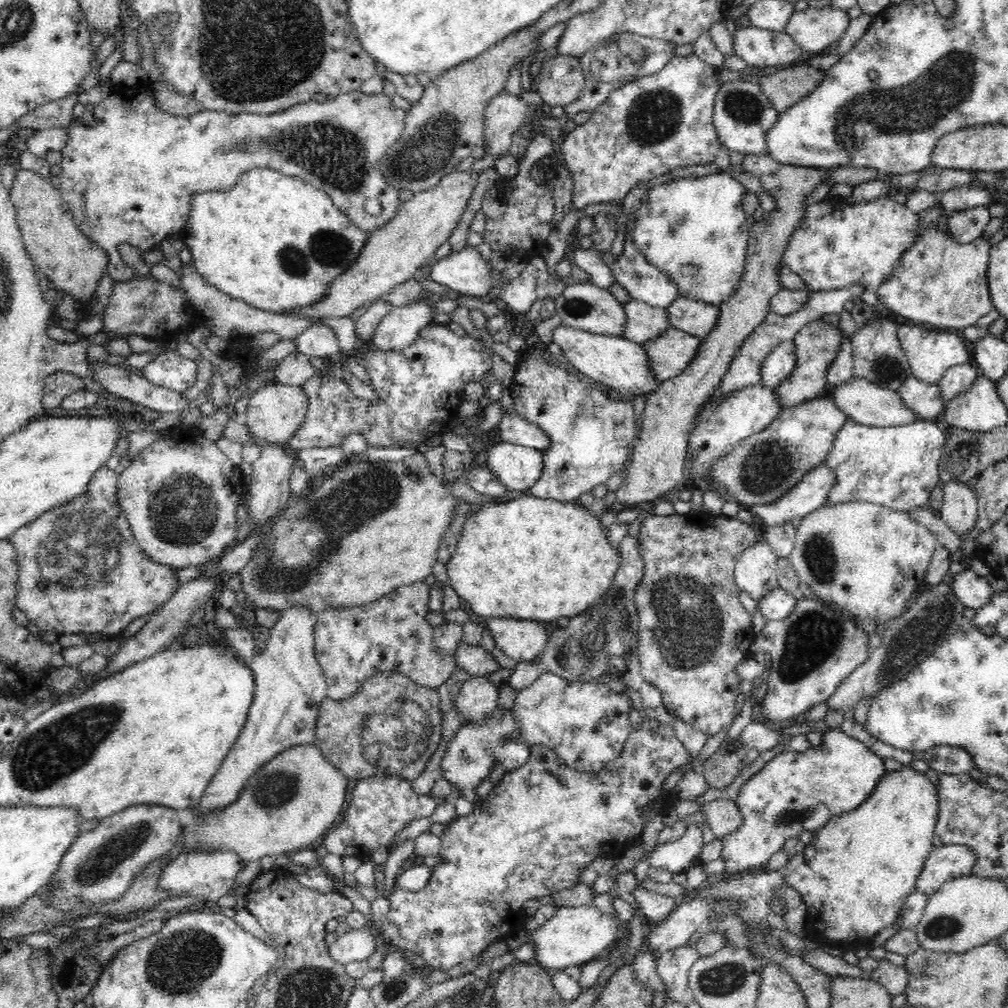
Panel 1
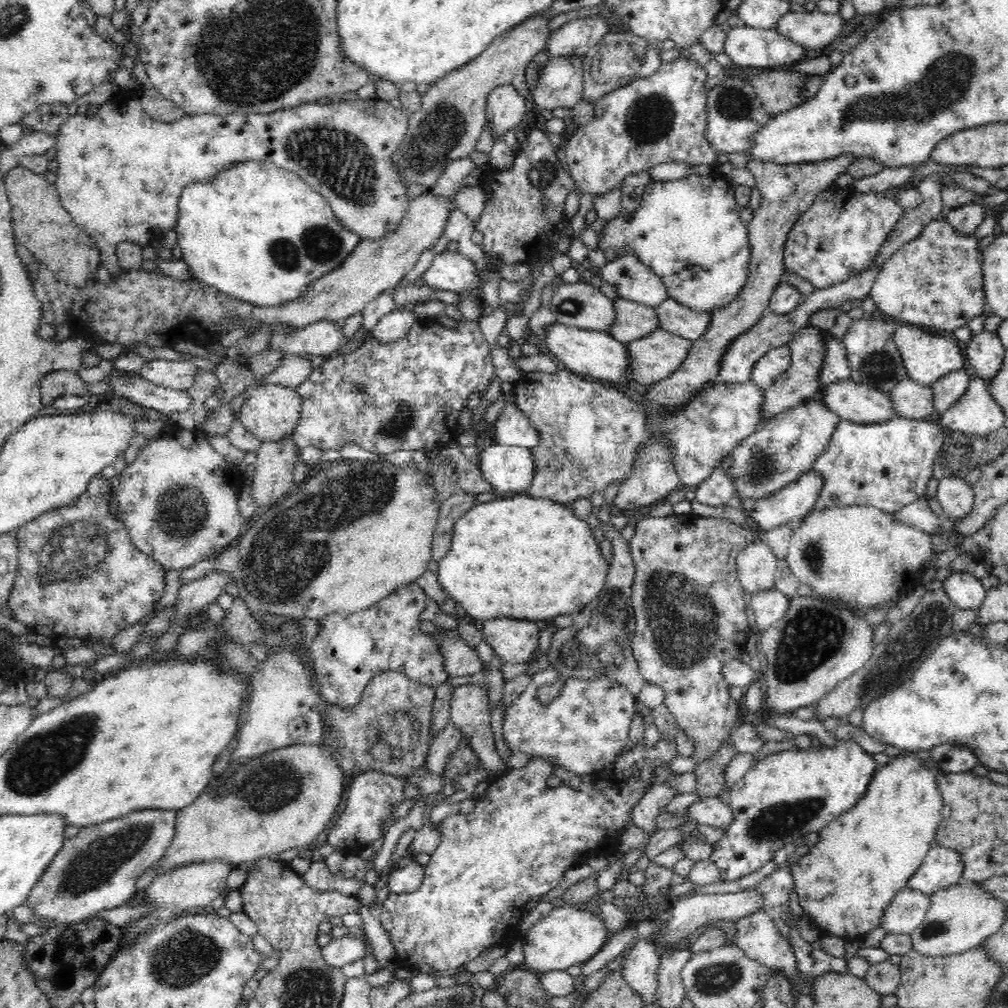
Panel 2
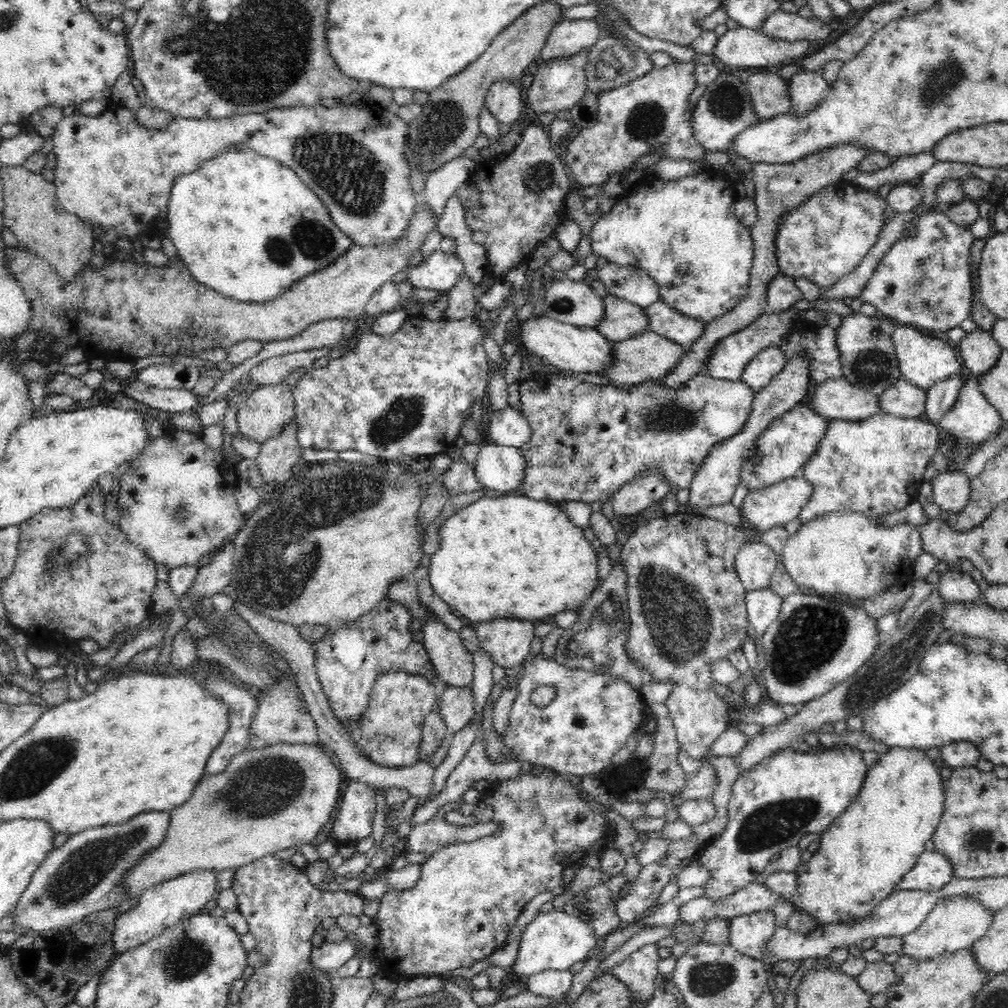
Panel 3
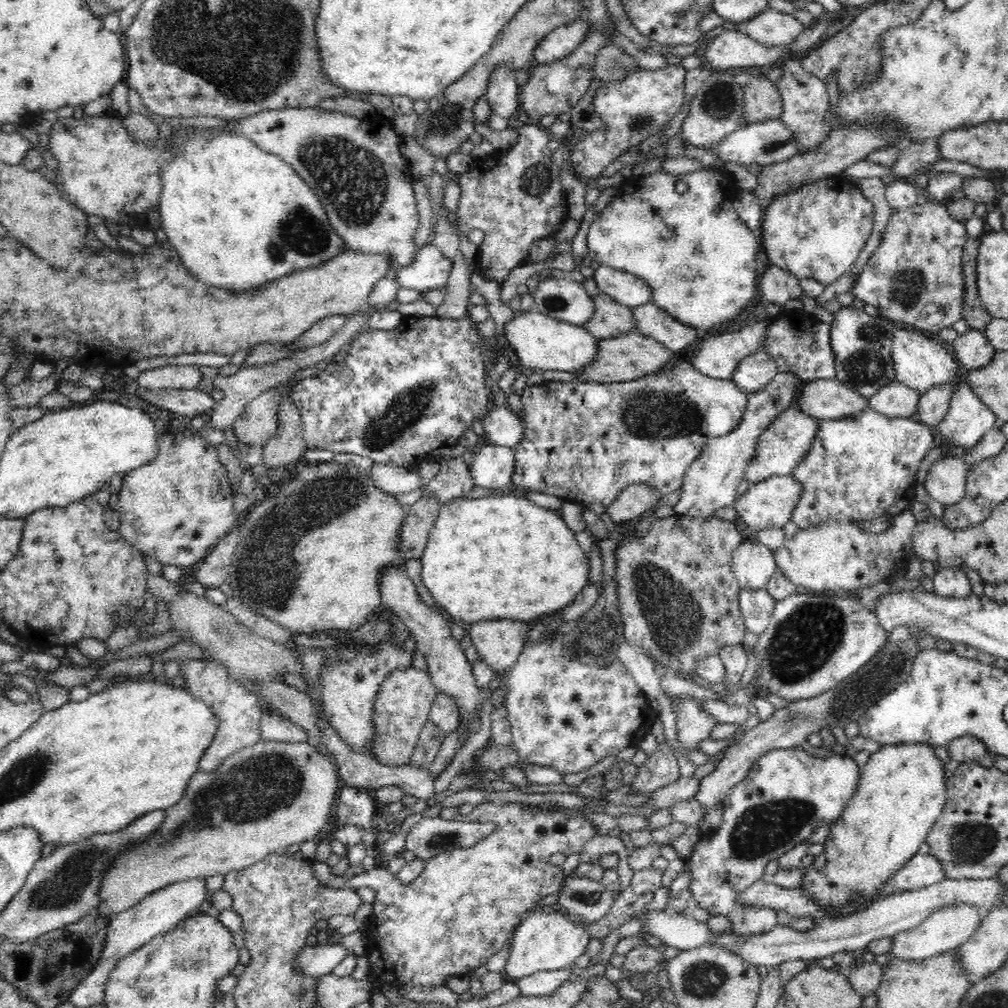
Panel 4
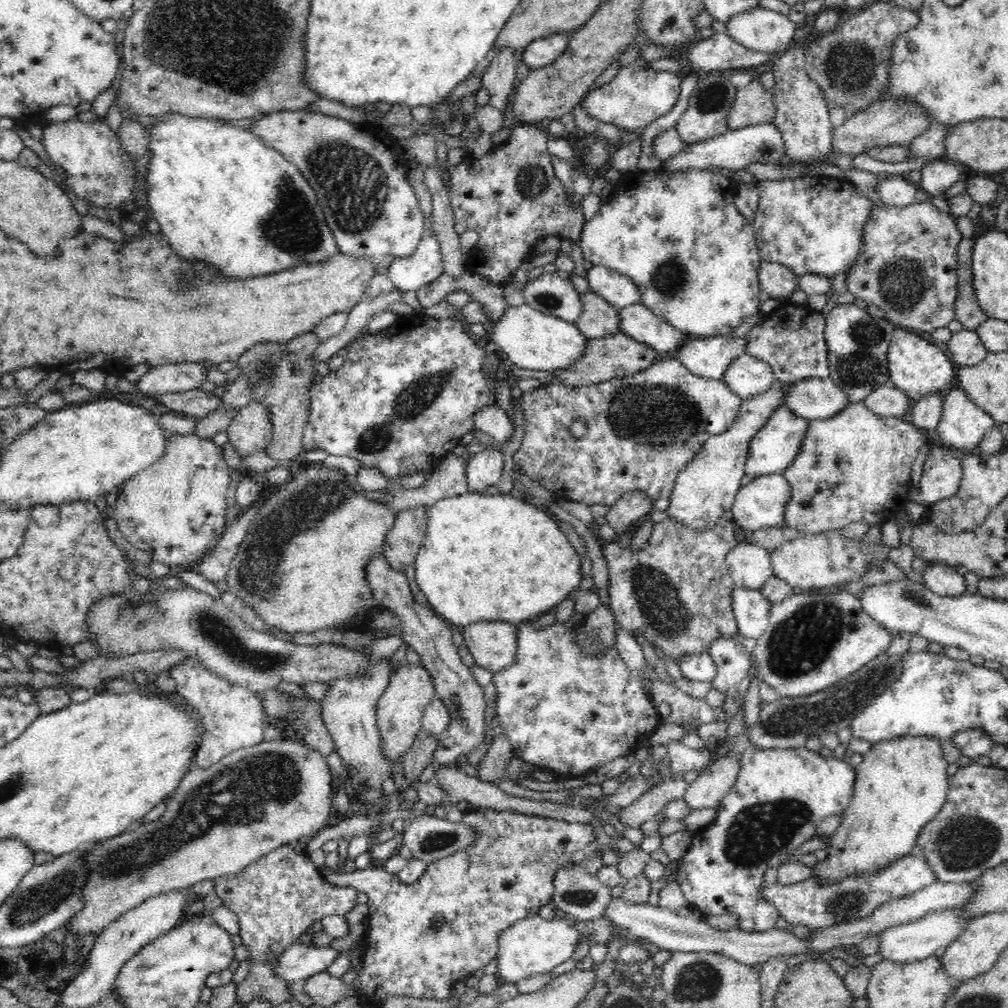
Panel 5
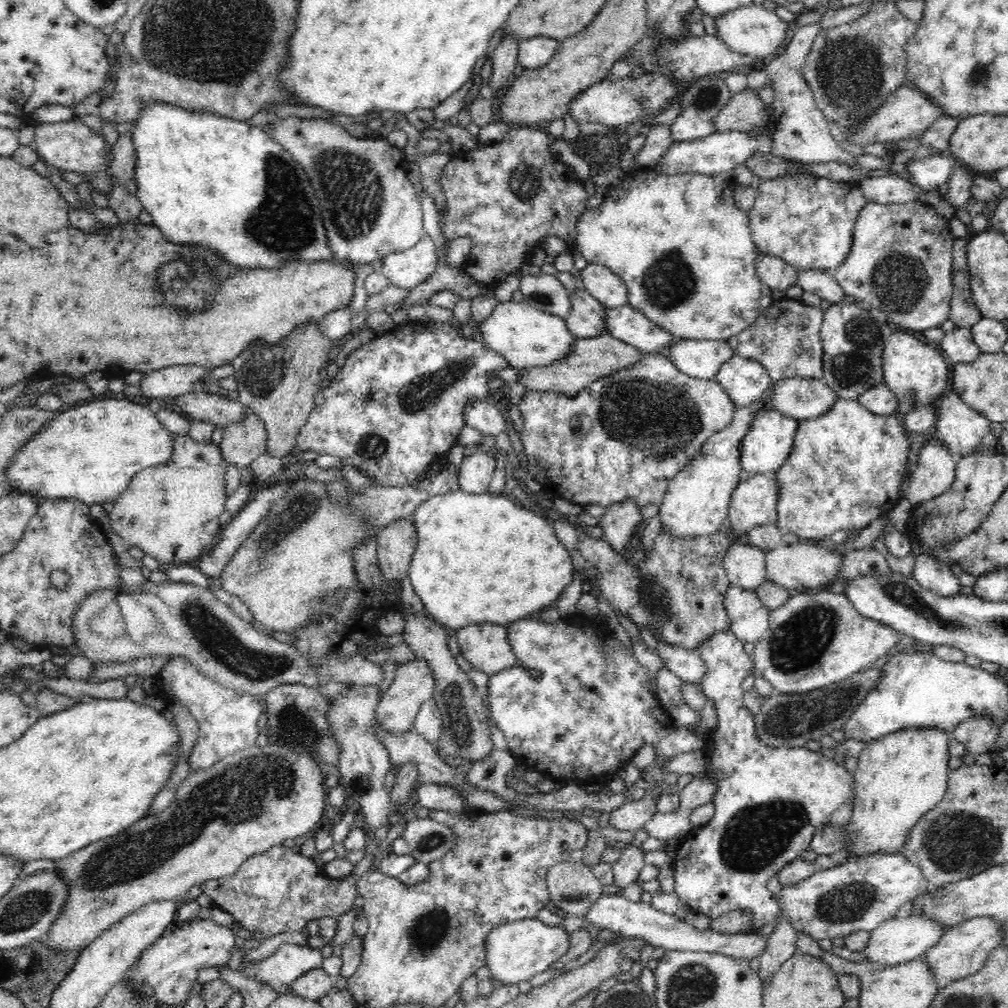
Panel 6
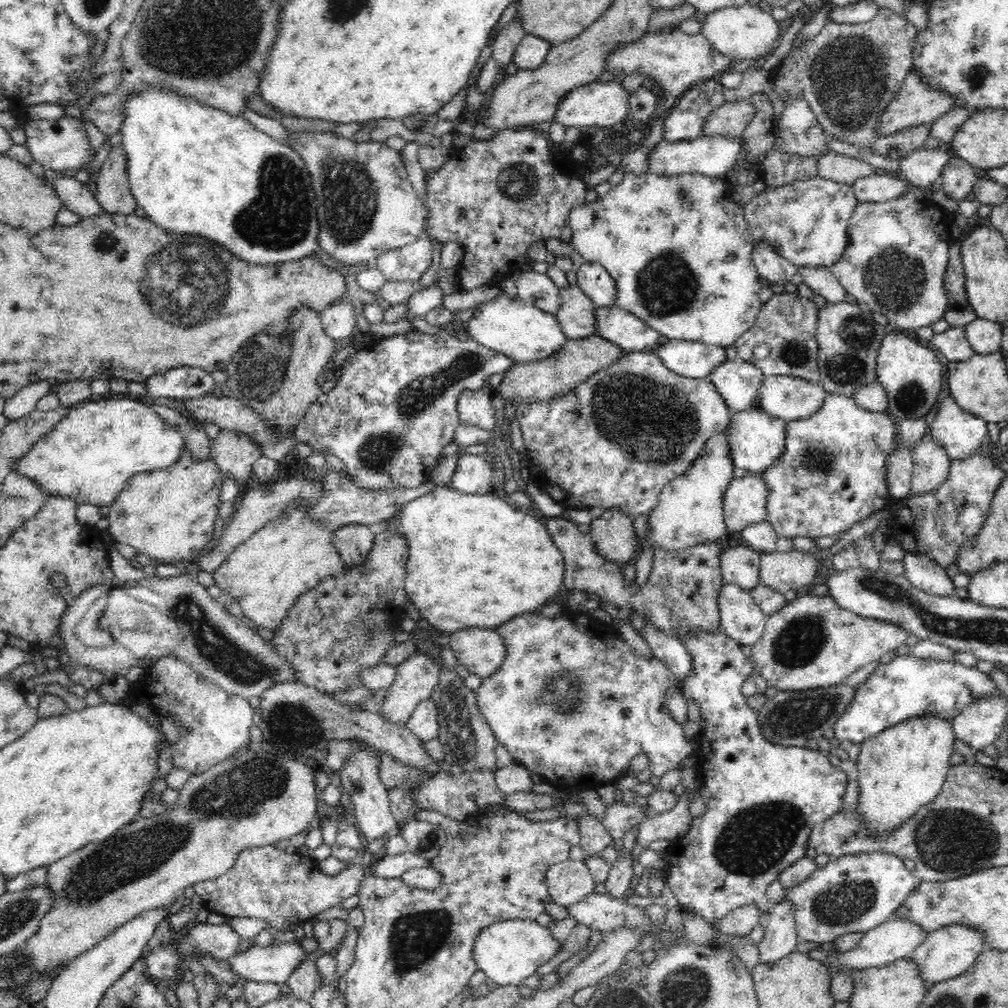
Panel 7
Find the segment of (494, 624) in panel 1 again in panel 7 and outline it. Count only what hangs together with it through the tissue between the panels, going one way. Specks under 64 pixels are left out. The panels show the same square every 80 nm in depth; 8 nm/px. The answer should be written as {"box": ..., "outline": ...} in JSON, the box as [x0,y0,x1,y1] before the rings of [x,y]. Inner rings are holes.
{"box":[449,628,508,676],"outline":[[[466,628],[449,637],[457,662],[476,676],[494,674],[508,654],[504,639],[494,628]]]}

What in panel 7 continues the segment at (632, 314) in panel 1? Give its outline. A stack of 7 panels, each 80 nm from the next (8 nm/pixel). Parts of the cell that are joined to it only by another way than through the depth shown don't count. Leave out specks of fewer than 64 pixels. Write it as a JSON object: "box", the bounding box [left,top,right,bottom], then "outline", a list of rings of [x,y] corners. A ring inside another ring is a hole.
{"box":[555,286,598,339],"outline":[[[578,286],[559,290],[559,309],[555,312],[560,328],[568,339],[581,339],[596,334],[594,309],[598,306]]]}

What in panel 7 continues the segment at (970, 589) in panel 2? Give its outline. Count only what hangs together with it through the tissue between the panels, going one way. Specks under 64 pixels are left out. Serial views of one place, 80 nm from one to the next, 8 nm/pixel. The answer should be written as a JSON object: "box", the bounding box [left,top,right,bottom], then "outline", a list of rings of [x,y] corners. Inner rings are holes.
{"box":[903,553,956,596],"outline":[[[906,553],[903,576],[914,588],[935,596],[951,596],[956,587],[952,576],[925,554]]]}

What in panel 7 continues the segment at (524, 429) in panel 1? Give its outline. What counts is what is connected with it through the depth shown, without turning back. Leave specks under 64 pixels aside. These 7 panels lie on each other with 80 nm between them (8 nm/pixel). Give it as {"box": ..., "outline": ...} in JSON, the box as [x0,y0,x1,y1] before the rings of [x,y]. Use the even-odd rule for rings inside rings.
{"box":[457,390,496,430],"outline":[[[463,390],[458,397],[457,411],[461,422],[471,424],[484,430],[492,430],[496,426],[494,408],[490,403],[489,392],[484,390]]]}

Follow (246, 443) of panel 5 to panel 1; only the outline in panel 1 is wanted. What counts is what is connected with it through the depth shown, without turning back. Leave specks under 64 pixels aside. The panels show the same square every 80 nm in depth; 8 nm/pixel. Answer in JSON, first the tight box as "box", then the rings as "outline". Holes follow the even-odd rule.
{"box":[246,382,307,445],"outline":[[[272,382],[257,388],[249,397],[246,424],[253,436],[276,445],[286,445],[302,424],[307,409],[307,396],[301,386]]]}

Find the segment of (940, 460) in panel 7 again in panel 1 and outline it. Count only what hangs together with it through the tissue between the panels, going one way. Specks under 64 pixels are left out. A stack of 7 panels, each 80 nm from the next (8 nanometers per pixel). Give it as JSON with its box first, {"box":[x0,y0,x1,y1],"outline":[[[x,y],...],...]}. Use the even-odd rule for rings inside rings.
{"box":[942,481,978,534],"outline":[[[958,481],[945,483],[943,491],[942,519],[956,534],[966,534],[977,521],[978,497],[966,483]]]}

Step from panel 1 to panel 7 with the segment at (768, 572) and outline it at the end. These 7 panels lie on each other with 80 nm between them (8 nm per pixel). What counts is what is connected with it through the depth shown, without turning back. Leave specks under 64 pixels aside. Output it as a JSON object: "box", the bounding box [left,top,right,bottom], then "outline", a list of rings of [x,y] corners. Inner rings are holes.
{"box":[721,544,761,590],"outline":[[[745,544],[726,549],[721,554],[722,576],[727,584],[752,590],[760,585],[761,552]]]}

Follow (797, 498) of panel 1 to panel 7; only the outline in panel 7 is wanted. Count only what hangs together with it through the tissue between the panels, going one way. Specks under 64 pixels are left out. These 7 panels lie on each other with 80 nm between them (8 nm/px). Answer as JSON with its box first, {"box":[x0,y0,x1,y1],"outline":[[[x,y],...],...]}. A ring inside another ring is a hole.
{"box":[723,474,767,532],"outline":[[[756,474],[731,478],[723,494],[727,532],[740,532],[749,524],[766,520],[767,484]]]}

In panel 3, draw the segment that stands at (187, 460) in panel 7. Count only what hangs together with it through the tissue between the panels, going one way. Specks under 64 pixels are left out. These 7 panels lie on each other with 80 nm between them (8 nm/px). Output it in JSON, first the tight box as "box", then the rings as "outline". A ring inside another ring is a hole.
{"box":[119,431,245,569],"outline":[[[177,431],[174,436],[150,439],[121,477],[119,527],[132,544],[169,569],[209,560],[244,526],[245,514],[240,512],[232,484],[236,470],[232,468],[232,462],[193,433]]]}

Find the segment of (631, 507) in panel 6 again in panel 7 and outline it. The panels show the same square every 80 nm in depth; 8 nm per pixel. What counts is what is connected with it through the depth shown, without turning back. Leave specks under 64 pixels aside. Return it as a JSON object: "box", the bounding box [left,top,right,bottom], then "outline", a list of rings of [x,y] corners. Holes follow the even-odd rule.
{"box":[588,508,640,564],"outline":[[[610,508],[591,520],[588,535],[604,560],[623,564],[637,558],[640,539],[634,535],[633,522],[634,518],[628,518],[617,508]]]}

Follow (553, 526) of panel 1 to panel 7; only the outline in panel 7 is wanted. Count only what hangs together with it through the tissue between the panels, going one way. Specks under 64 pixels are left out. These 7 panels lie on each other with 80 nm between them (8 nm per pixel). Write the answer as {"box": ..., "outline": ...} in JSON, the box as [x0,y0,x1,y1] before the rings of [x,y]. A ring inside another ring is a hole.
{"box":[384,486,564,634],"outline":[[[450,486],[436,487],[421,497],[415,498],[405,505],[384,525],[385,532],[397,532],[407,542],[407,565],[405,576],[405,596],[413,601],[424,624],[441,634],[452,634],[466,628],[495,628],[512,620],[520,614],[538,613],[544,606],[557,601],[563,589],[564,567],[563,554],[558,550],[547,528],[536,517],[527,513],[526,509],[513,508],[507,498],[488,494],[464,494]]]}

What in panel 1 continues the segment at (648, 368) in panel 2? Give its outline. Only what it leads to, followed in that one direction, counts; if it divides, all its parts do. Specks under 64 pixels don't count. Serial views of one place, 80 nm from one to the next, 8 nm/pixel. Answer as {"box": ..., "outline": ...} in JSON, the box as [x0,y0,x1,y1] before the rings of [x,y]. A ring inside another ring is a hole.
{"box":[643,328,700,380],"outline":[[[667,328],[661,335],[643,342],[644,352],[656,380],[668,380],[680,376],[696,356],[700,336],[686,334],[677,328]]]}

